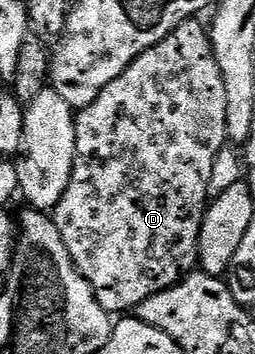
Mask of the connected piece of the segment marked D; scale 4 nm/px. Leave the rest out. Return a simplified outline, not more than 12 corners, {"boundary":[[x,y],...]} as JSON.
{"boundary":[[180,23],[74,119],[52,210],[111,315],[195,272],[228,91]]}

